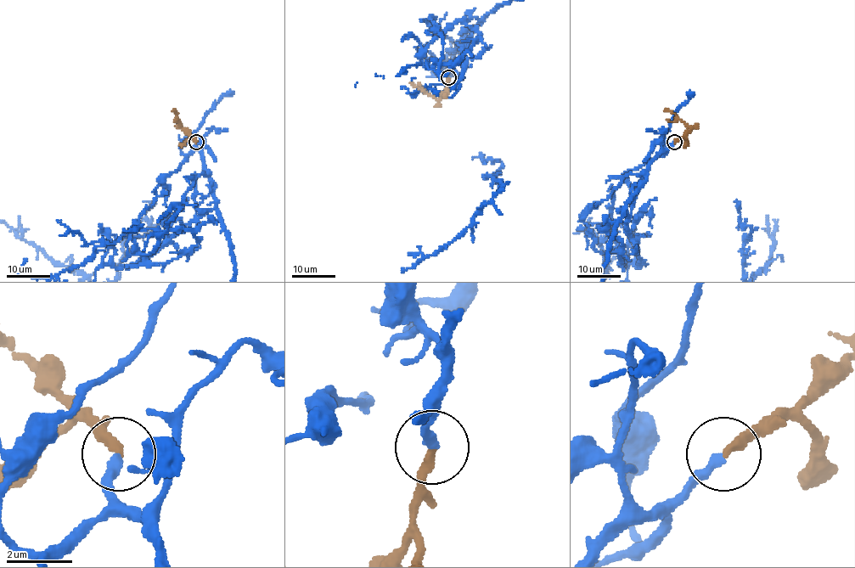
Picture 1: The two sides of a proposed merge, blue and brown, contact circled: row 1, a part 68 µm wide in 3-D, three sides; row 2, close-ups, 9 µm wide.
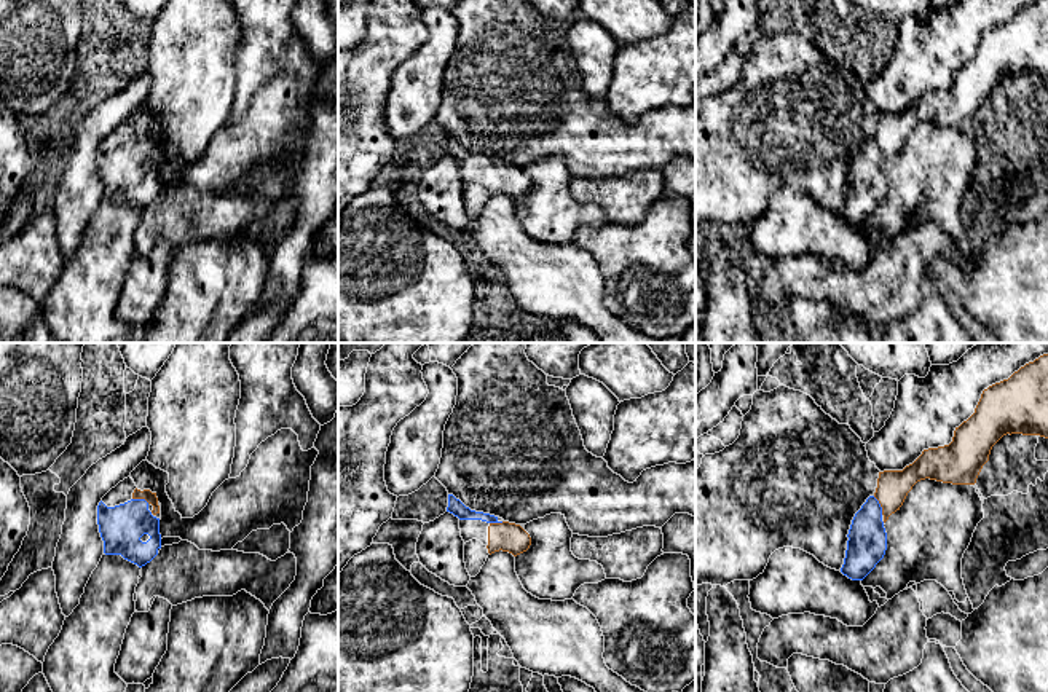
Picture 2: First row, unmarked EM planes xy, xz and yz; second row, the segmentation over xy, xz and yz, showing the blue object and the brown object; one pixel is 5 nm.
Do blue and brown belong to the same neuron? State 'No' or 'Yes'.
Yes

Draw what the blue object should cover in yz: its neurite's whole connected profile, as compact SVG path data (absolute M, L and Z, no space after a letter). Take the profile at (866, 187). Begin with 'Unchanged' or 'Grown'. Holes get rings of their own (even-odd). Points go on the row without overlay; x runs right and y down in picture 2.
Grown. M1048 0L984 32L975 56L955 70L949 88L924 92L903 113L879 115L876 136L852 163L841 215L863 223L876 210L887 193L884 166L917 124L975 128L992 89L1007 77L1048 81Z

